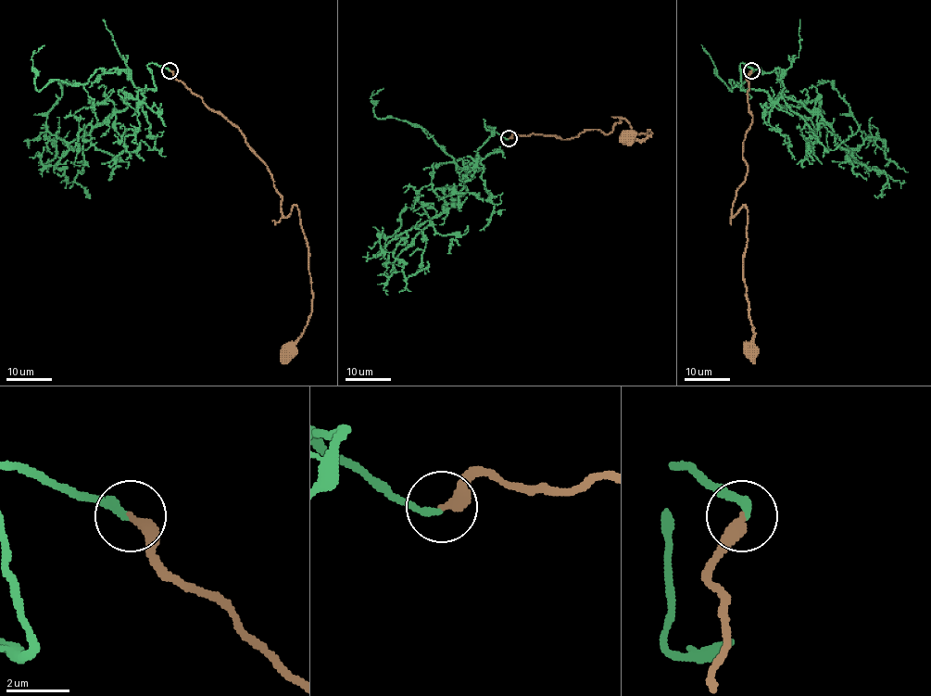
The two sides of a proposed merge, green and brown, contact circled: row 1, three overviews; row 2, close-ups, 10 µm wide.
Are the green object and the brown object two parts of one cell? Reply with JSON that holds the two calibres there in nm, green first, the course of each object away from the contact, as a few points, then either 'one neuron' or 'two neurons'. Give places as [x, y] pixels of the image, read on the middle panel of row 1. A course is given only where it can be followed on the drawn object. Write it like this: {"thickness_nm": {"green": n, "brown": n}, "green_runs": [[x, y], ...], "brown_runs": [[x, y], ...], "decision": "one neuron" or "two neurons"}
{"thickness_nm": {"green": 240, "brown": 360}, "green_runs": [[509, 138], [486, 127], [495, 127], [493, 133], [472, 160], [466, 191], [443, 213], [386, 245], [411, 204]], "brown_runs": [[509, 138], [606, 133], [621, 119], [651, 133], [626, 135]], "decision": "one neuron"}

